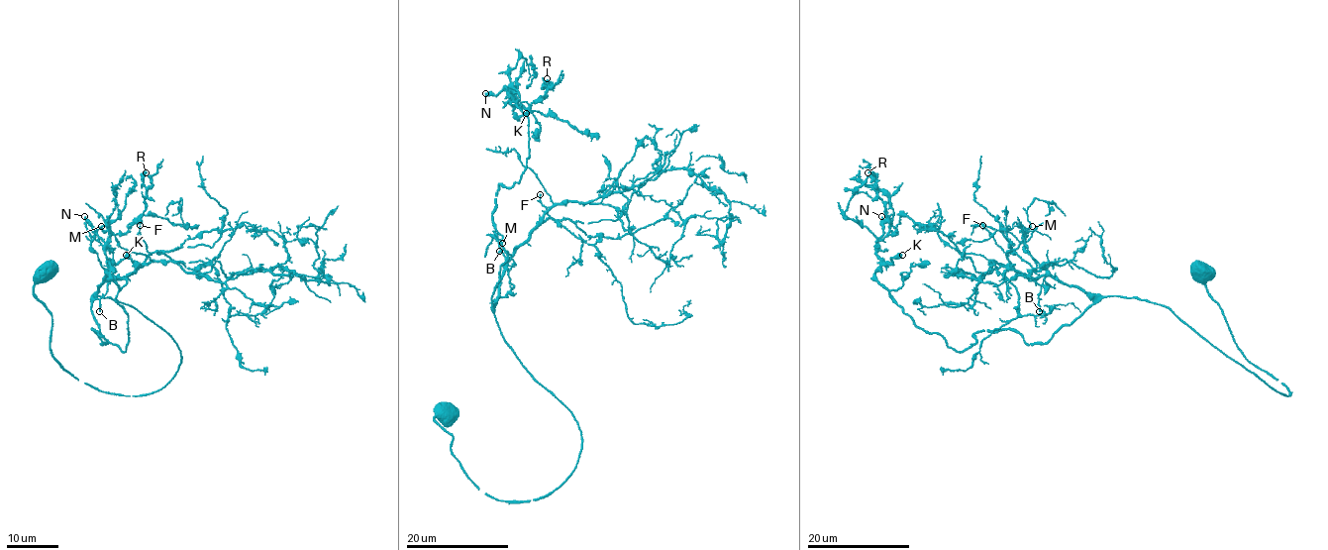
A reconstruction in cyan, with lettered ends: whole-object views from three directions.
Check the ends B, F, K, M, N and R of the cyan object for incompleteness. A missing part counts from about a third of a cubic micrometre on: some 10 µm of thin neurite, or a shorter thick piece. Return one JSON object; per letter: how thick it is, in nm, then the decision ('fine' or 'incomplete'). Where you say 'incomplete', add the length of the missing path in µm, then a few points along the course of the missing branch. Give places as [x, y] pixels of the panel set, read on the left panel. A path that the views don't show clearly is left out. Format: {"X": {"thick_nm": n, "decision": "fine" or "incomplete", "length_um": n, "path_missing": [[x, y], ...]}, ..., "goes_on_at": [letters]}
{"B": {"thick_nm": 260, "decision": "fine"}, "F": {"thick_nm": 160, "decision": "fine"}, "K": {"thick_nm": 550, "decision": "fine"}, "M": {"thick_nm": 220, "decision": "fine"}, "N": {"thick_nm": 360, "decision": "incomplete", "length_um": 15}, "R": {"thick_nm": 170, "decision": "fine"}, "goes_on_at": ["N"]}

